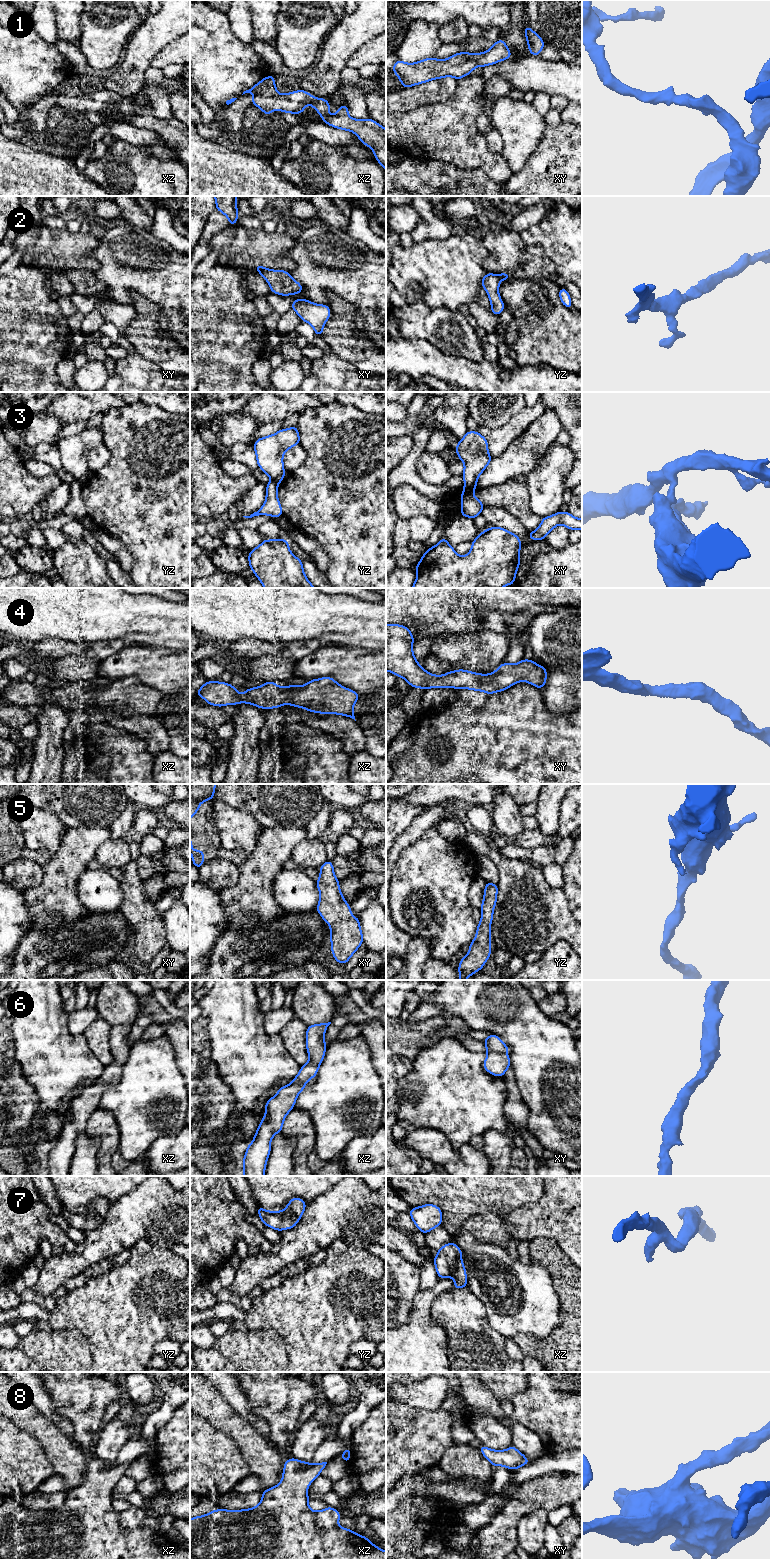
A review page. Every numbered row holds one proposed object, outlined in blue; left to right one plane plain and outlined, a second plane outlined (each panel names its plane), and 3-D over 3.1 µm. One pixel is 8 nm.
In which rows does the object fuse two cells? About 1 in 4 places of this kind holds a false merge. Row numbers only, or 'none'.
3

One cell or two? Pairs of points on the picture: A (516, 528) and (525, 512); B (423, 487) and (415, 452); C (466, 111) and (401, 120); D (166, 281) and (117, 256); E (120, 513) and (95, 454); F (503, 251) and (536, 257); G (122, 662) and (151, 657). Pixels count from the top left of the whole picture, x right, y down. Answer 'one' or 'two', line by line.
A: two
B: one
C: one
D: one
E: two
F: one
G: one

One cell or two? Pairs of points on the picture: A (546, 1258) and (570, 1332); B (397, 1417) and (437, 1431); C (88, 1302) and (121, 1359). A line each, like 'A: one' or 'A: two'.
A: one
B: one
C: one

